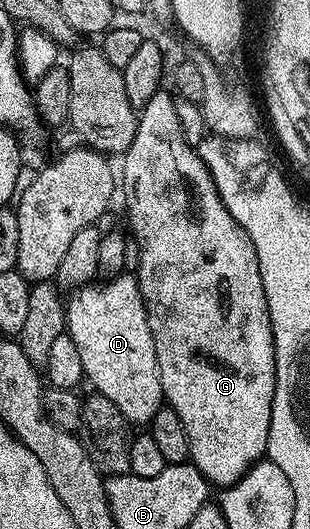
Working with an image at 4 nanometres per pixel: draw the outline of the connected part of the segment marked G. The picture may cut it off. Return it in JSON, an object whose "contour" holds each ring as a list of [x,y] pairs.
{"contour":[[[160,91],[145,103],[145,107],[138,110],[139,122],[137,135],[133,135],[133,143],[129,143],[126,153],[122,154],[123,173],[121,169],[121,197],[127,204],[127,221],[131,224],[130,236],[139,247],[140,257],[137,264],[137,280],[141,299],[145,303],[149,331],[153,335],[157,367],[161,375],[163,400],[173,411],[177,411],[177,419],[181,419],[181,427],[189,439],[190,464],[201,471],[201,475],[212,486],[226,487],[236,485],[250,469],[264,460],[269,443],[269,423],[273,411],[273,395],[275,394],[275,340],[273,327],[269,319],[269,303],[265,299],[265,283],[261,283],[261,267],[257,263],[257,251],[249,239],[249,235],[229,215],[225,203],[219,197],[217,187],[211,178],[211,172],[199,158],[196,146],[191,145],[182,134],[181,121],[178,119],[176,98],[166,91]]]}

